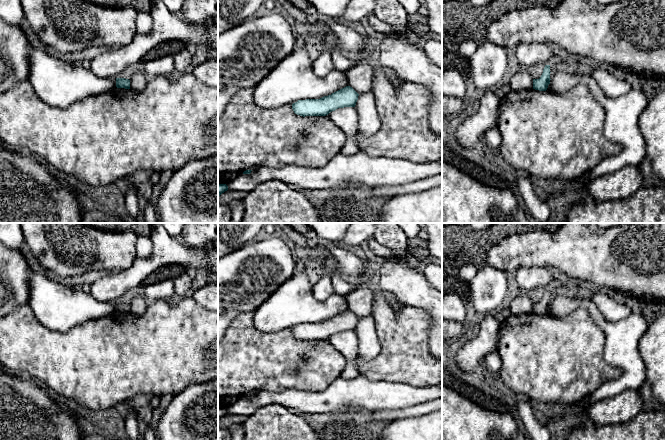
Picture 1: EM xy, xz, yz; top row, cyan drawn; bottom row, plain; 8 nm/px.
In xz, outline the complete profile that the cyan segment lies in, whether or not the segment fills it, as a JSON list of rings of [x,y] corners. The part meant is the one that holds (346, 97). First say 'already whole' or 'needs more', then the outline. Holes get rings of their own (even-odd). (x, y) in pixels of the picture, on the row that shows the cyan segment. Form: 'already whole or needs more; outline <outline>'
already whole; outline [[[346,86],[320,99],[298,100],[292,104],[295,114],[300,116],[326,116],[338,108],[355,107],[359,94]]]

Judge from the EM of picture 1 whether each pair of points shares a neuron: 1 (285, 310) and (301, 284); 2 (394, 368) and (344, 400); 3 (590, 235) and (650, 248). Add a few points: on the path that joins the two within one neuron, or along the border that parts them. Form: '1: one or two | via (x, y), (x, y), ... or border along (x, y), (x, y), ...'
1: one | via (290, 304), (293, 301), (296, 290)
2: two | border along (359, 372), (373, 381), (393, 381), (395, 383)
3: one | via (605, 248), (635, 248)

